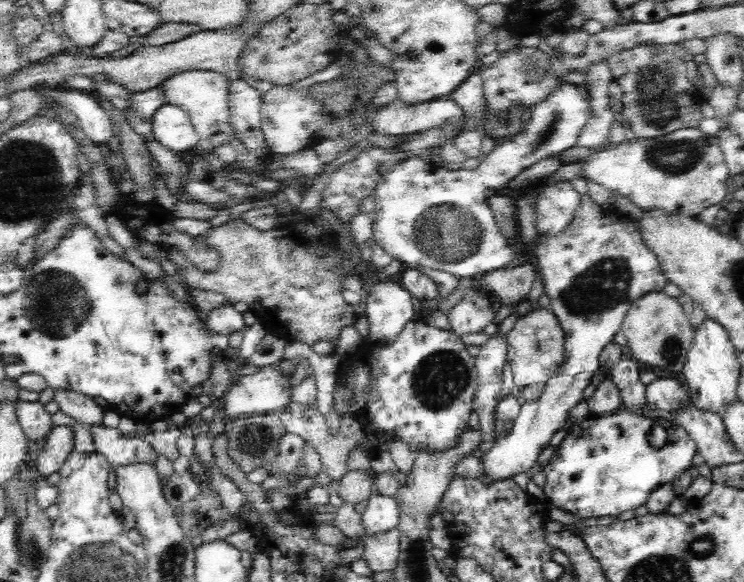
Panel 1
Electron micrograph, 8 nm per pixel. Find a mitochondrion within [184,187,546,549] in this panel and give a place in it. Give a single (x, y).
(437, 232)

